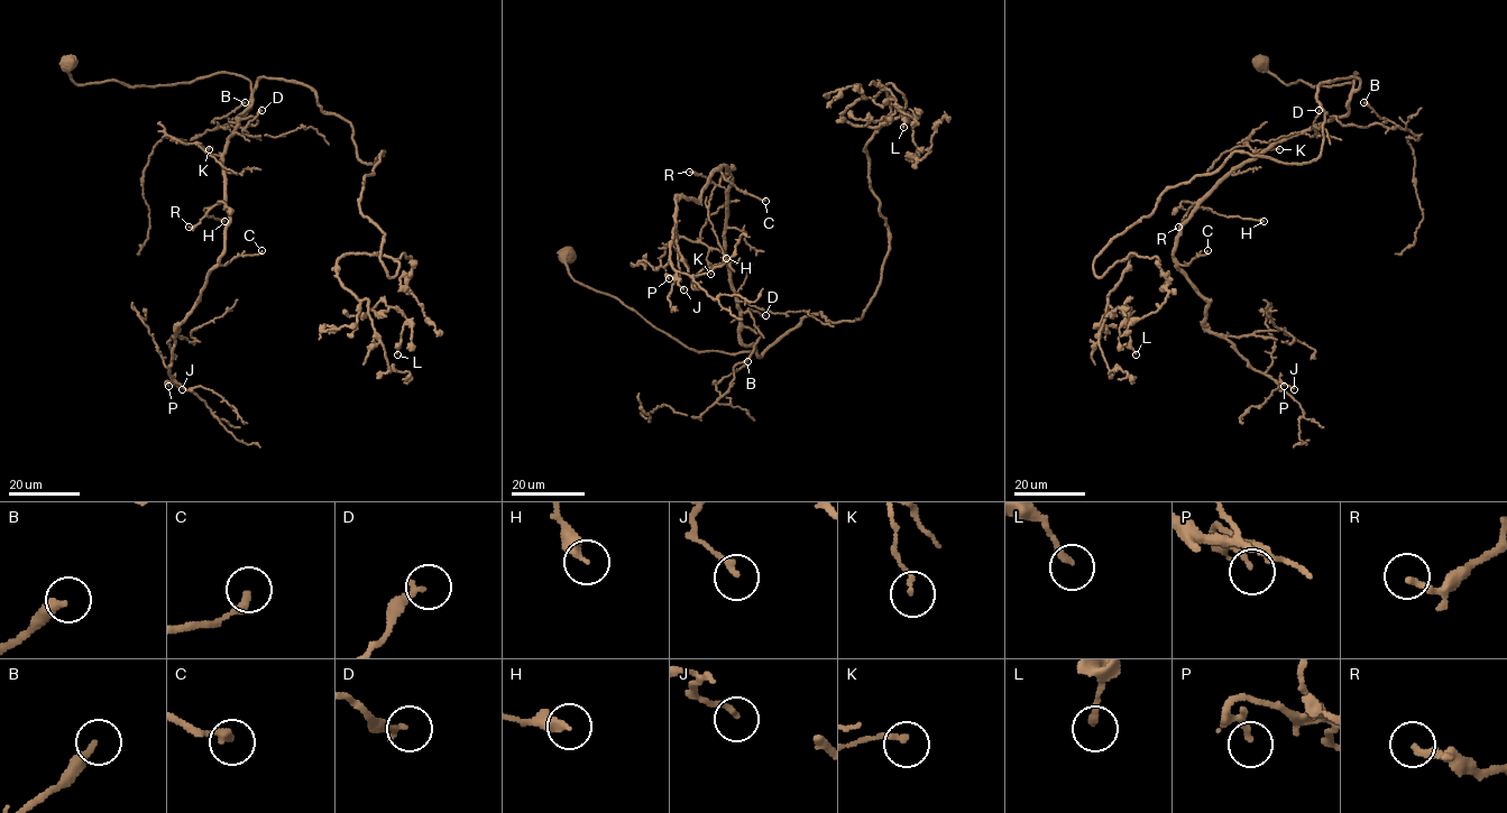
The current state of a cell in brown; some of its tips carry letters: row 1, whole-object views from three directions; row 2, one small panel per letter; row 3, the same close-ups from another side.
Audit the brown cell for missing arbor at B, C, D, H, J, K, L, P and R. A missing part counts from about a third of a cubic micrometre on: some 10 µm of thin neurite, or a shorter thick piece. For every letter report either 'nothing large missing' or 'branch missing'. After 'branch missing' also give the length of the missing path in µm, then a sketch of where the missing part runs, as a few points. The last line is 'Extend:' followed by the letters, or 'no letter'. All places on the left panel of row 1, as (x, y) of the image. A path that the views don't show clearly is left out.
B: nothing large missing
C: nothing large missing
D: nothing large missing
H: nothing large missing
J: nothing large missing
K: nothing large missing
L: nothing large missing
P: nothing large missing
R: nothing large missing
Extend: no letter

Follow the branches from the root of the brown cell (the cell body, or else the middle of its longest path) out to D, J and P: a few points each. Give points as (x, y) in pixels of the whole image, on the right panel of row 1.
D: (1260, 64), (1285, 84), (1341, 85), (1350, 83), (1356, 73), (1349, 111), (1314, 130), (1319, 110)
J: (1260, 64), (1285, 84), (1356, 73), (1349, 111), (1238, 165), (1174, 257), (1204, 325), (1294, 389)
P: (1260, 64), (1285, 84), (1356, 73), (1349, 111), (1238, 165), (1174, 257), (1204, 325), (1284, 386)

